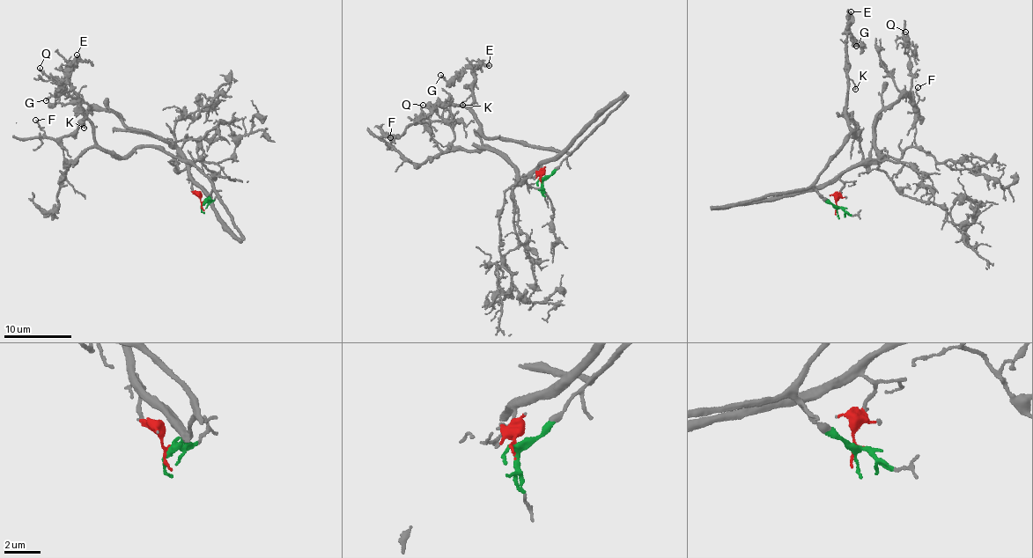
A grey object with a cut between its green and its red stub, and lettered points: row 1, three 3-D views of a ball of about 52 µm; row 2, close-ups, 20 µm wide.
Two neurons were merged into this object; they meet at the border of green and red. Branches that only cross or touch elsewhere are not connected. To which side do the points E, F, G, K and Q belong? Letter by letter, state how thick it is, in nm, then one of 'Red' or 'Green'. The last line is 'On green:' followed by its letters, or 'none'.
E: Thickness 170 nm. Green
F: Thickness 110 nm. Red
G: Thickness 180 nm. Green
K: Thickness 150 nm. Green
Q: Thickness 90 nm. Red
On green: E, G, K

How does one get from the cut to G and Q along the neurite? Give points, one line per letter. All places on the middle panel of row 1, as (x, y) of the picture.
G: (541, 179), (569, 155), (485, 135), (471, 107), (476, 82), (470, 69), (447, 80), (441, 76)
Q: (541, 179), (540, 165), (520, 179), (512, 165), (486, 146), (469, 152), (440, 150), (422, 105)

